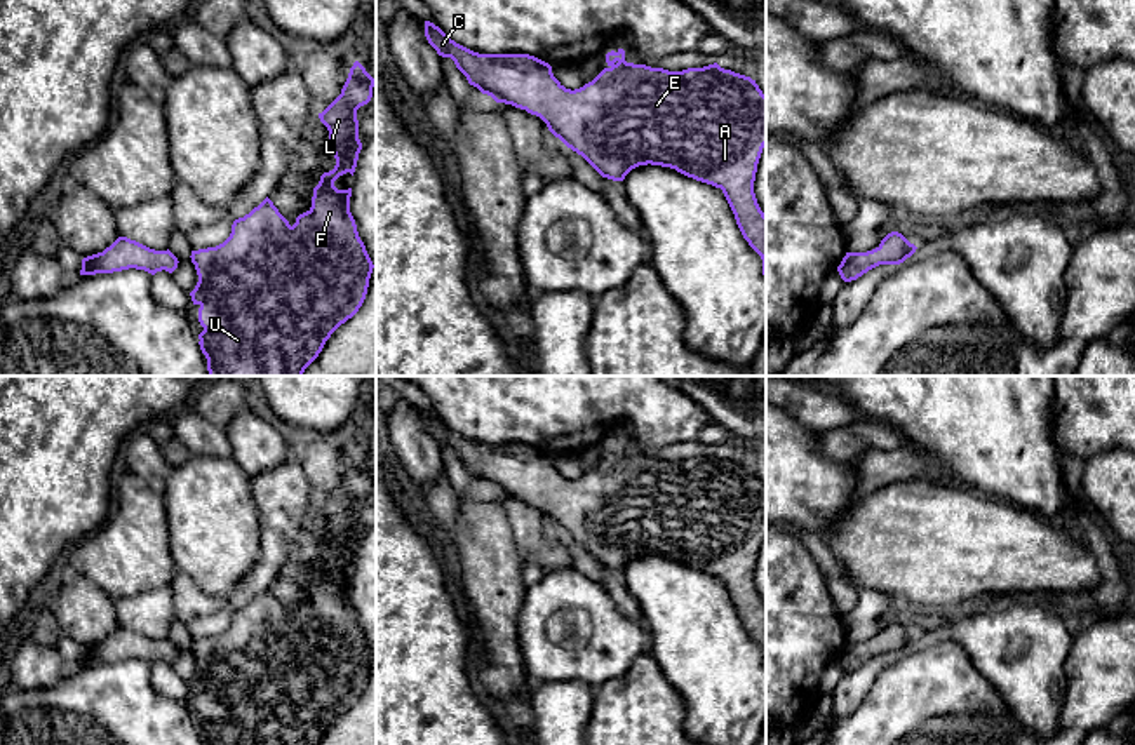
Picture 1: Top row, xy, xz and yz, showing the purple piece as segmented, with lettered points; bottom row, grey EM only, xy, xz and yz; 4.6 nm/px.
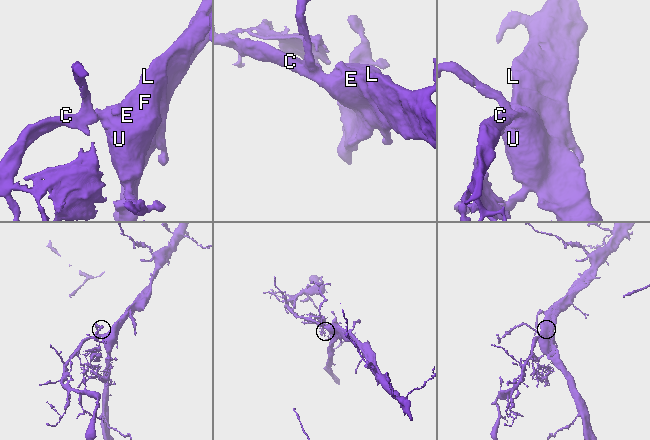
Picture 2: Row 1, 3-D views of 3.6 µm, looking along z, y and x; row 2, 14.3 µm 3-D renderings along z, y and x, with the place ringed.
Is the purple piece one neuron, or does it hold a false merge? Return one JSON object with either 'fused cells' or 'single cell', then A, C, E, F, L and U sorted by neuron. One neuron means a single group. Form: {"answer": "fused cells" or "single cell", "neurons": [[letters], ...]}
{"answer": "single cell", "neurons": [["A", "C", "E", "F", "L", "U"]]}

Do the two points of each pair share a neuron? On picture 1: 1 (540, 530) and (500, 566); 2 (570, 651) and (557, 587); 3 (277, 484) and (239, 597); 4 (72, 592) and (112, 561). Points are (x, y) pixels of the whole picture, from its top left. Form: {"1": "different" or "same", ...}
{"1": "different", "2": "same", "3": "same", "4": "different"}

